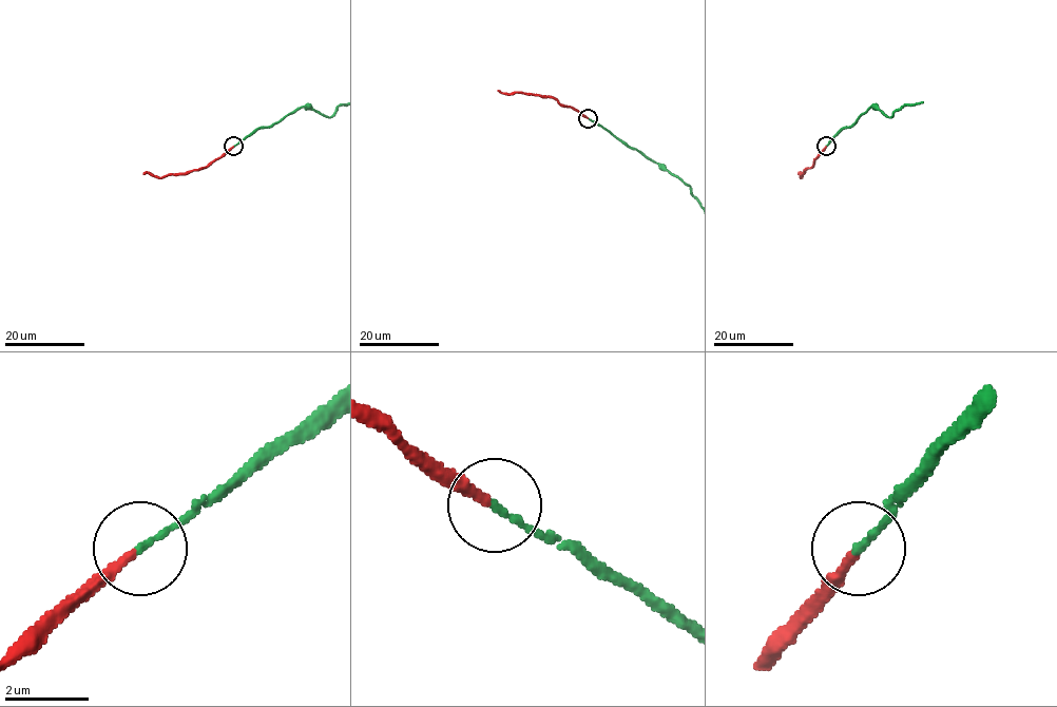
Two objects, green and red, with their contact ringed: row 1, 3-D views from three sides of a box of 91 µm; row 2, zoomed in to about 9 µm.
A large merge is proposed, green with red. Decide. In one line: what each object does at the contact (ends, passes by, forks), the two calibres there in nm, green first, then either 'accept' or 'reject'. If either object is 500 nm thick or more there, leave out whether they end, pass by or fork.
green ends | red ends | 180/240 nm | accept

